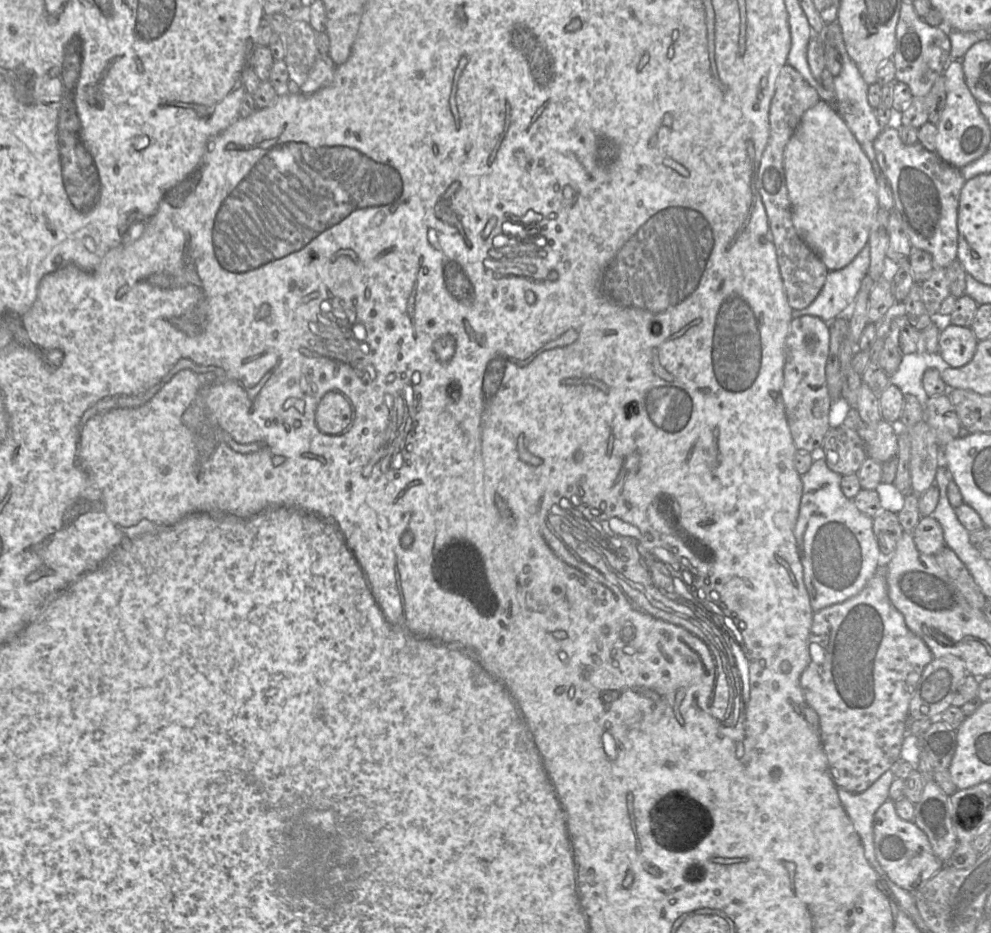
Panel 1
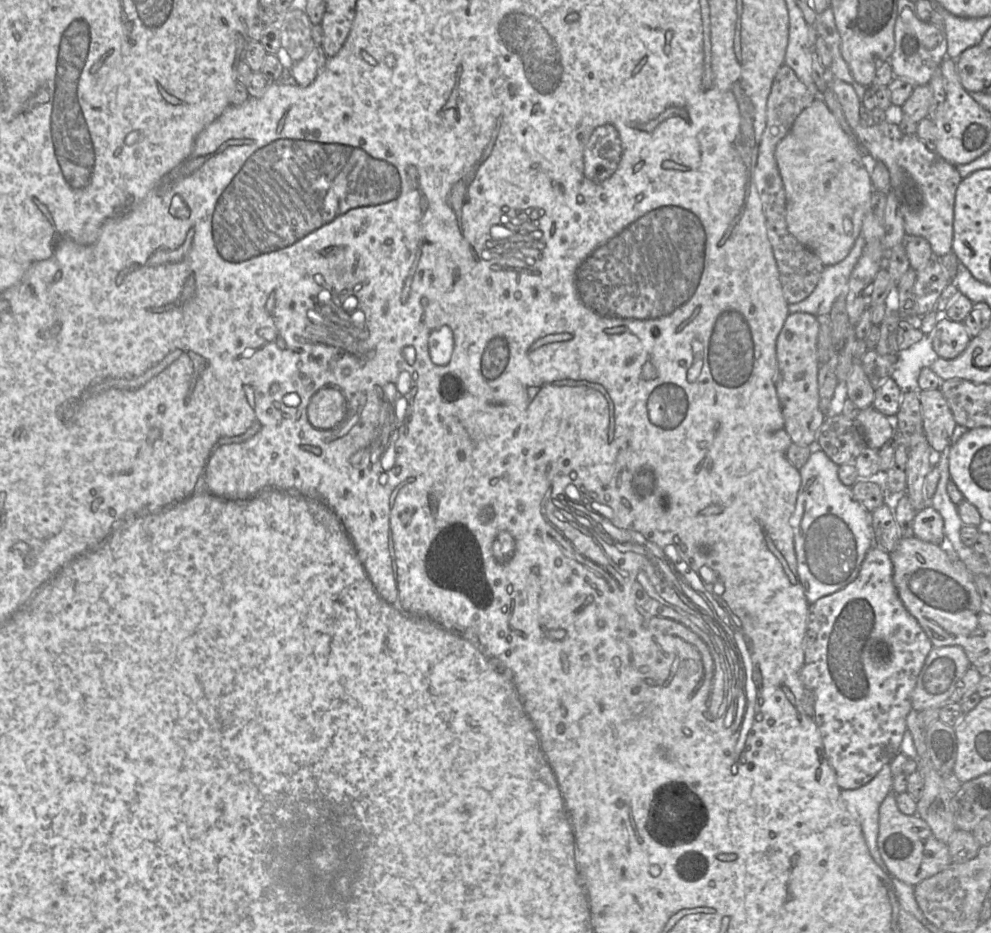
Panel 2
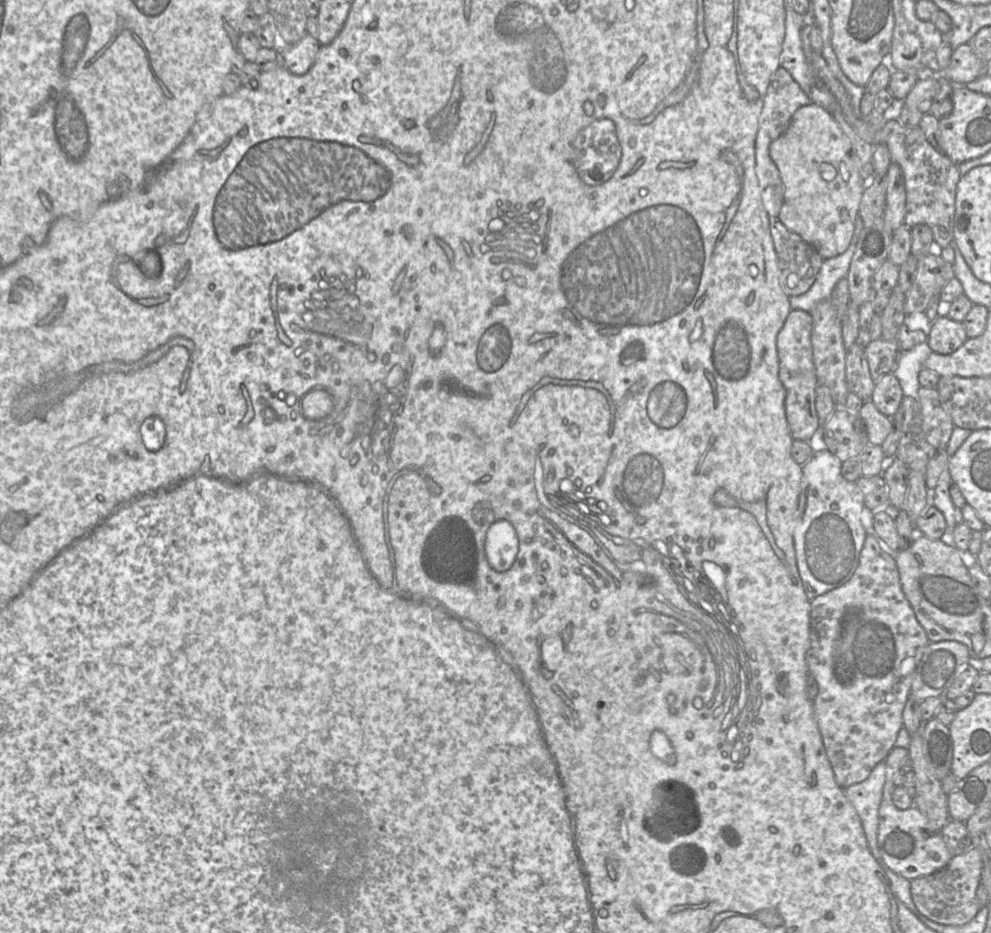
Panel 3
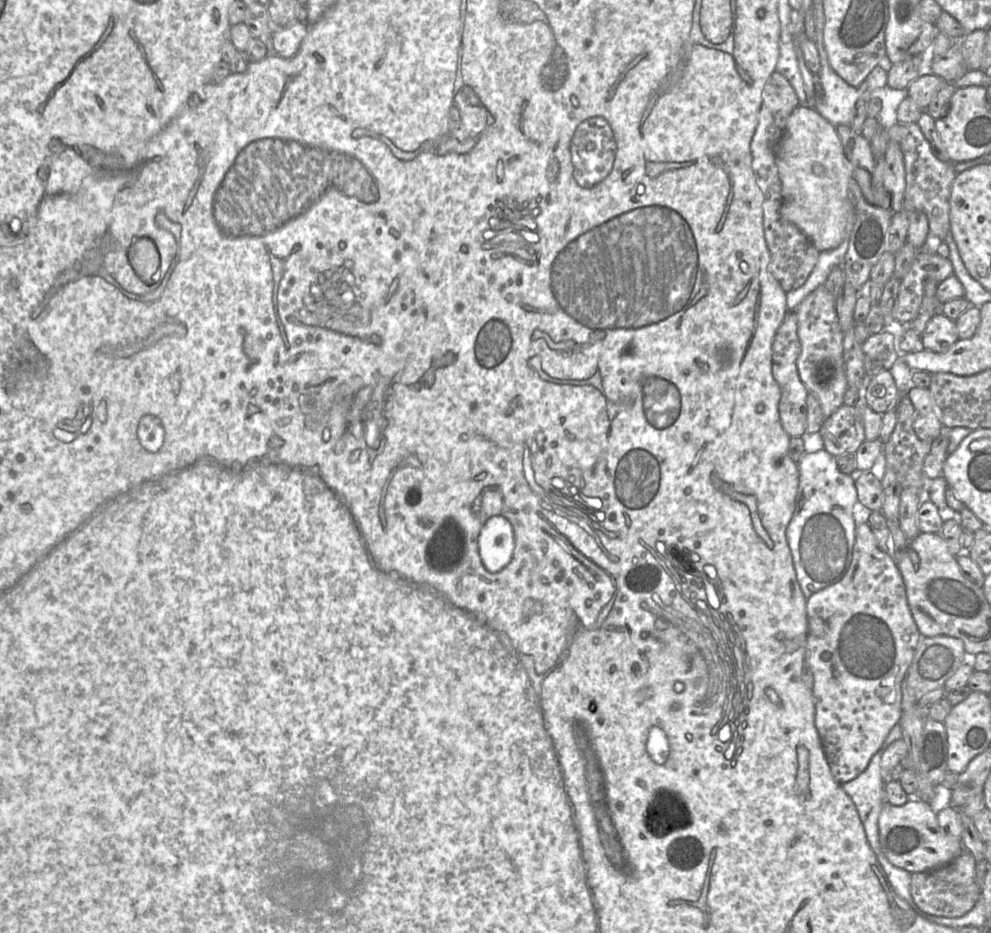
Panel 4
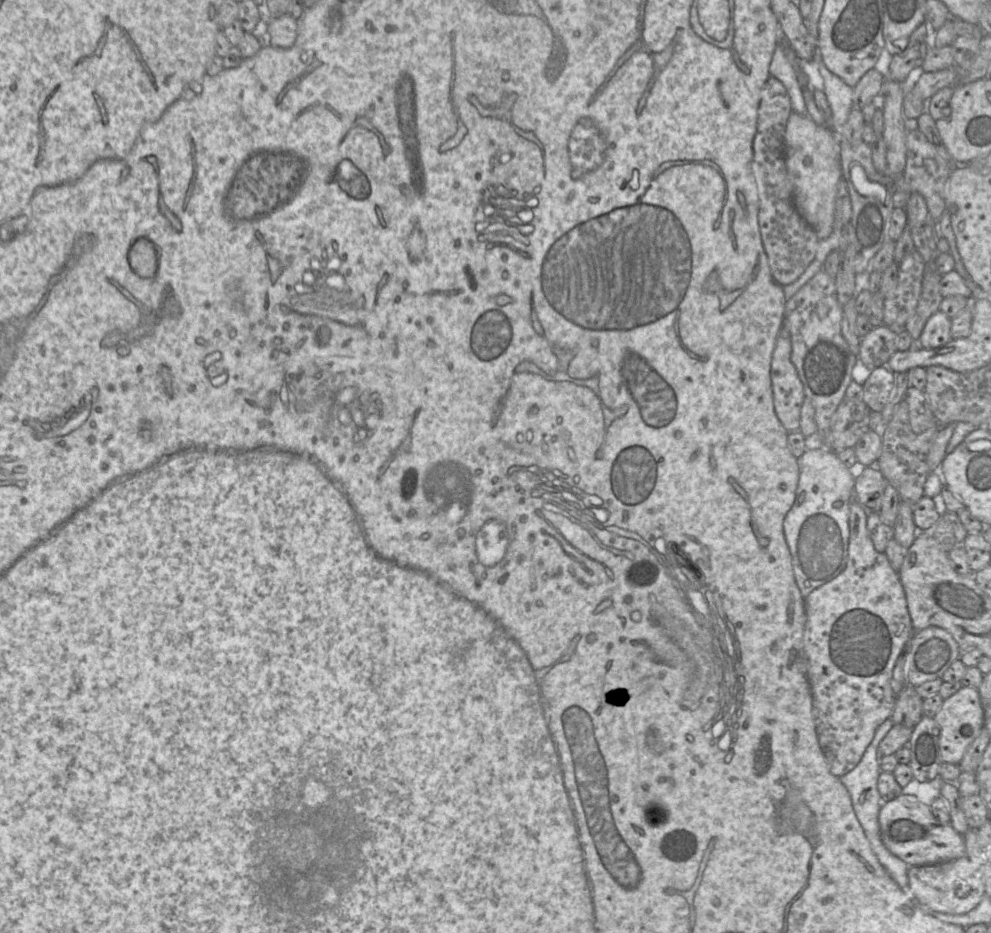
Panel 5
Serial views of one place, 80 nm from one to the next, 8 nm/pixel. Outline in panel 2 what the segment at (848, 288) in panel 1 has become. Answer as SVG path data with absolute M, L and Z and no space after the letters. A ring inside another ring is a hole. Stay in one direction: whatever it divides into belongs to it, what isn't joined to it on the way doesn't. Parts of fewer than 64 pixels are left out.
M860 233L849 254L840 262L824 267L813 292L804 300L788 305L789 313L806 312L814 315L820 322L829 316L833 303L848 292L848 281L857 263L866 239Z

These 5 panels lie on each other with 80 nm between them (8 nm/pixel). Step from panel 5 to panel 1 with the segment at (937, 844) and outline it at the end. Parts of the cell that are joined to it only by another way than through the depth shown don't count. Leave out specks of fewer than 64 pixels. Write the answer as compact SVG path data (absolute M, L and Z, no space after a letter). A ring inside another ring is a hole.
M891 798L887 799L875 812L874 848L881 868L891 881L911 893L944 866L944 863L933 852L927 835L914 821L900 818L895 809L895 801Z

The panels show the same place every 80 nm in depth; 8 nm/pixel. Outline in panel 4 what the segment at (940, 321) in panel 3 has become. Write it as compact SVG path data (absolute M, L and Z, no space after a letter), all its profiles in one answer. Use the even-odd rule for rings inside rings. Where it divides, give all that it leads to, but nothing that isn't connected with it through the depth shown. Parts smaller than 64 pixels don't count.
M941 312L934 315L921 334L921 343L928 351L947 352L959 340L955 321Z

